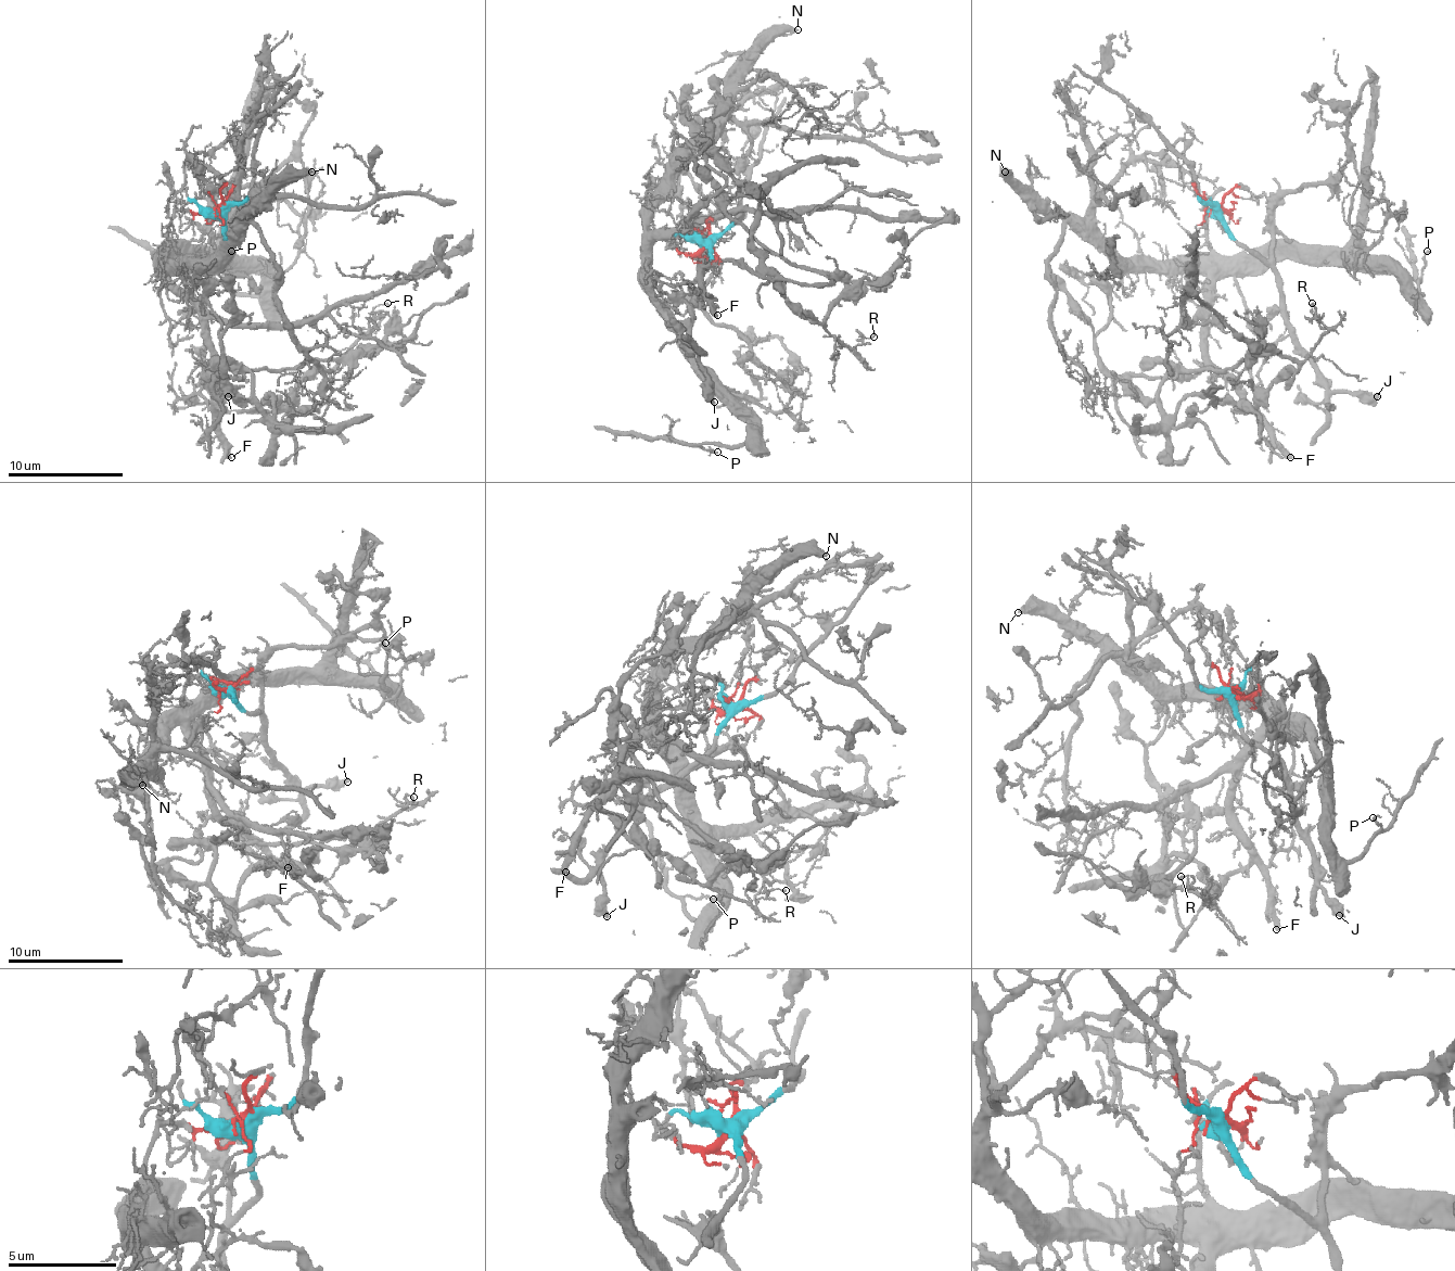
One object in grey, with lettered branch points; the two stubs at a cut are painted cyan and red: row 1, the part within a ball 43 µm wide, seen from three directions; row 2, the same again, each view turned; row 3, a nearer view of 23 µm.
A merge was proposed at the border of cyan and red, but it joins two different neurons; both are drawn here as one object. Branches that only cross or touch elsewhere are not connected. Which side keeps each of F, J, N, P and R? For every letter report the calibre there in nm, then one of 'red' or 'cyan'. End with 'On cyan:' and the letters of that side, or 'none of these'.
F: 400 nm thick; red
J: 500 nm thick; cyan
N: 360 nm thick; red
P: 160 nm thick; red
R: 110 nm thick; red
On cyan: J

